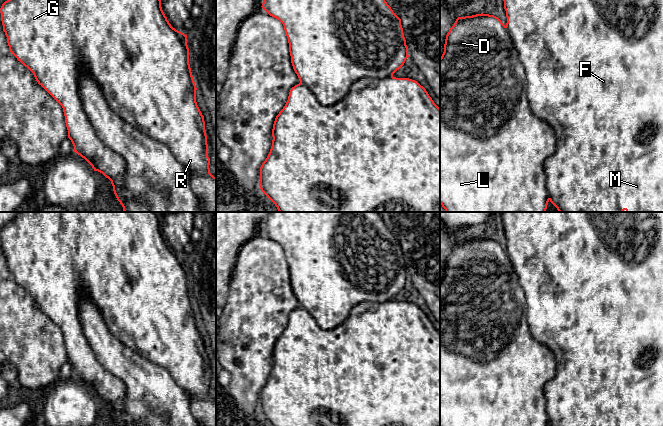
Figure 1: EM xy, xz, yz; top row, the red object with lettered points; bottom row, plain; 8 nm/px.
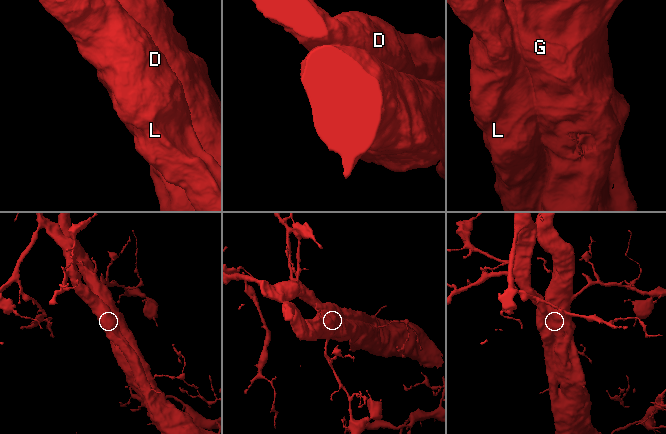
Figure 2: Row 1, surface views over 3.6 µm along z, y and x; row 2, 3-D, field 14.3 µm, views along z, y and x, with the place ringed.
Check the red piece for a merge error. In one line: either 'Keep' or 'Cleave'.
Keep

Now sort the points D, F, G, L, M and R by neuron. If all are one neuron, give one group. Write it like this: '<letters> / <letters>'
D F G L M R

